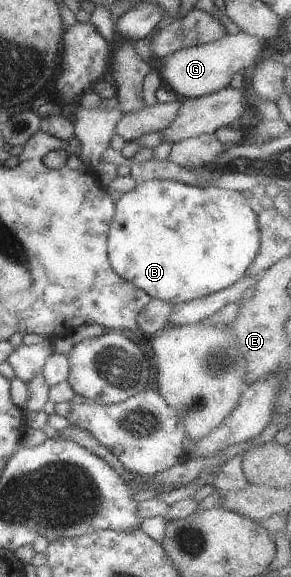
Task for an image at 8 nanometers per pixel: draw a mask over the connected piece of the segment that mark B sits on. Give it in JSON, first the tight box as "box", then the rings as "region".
{"box":[106,180,260,305],"region":[[[149,180],[137,184],[115,203],[106,245],[110,269],[151,299],[172,305],[229,287],[246,273],[260,244],[256,214],[250,209],[246,196],[246,193],[234,190],[186,185],[178,181]]]}

